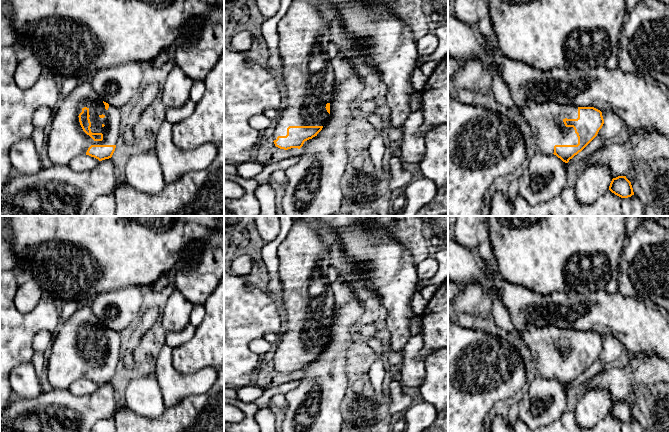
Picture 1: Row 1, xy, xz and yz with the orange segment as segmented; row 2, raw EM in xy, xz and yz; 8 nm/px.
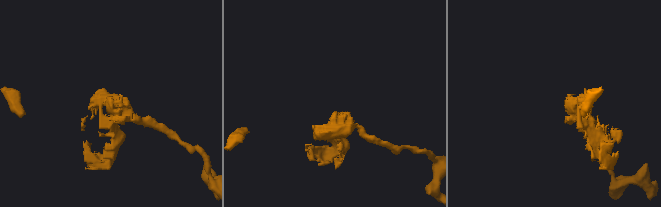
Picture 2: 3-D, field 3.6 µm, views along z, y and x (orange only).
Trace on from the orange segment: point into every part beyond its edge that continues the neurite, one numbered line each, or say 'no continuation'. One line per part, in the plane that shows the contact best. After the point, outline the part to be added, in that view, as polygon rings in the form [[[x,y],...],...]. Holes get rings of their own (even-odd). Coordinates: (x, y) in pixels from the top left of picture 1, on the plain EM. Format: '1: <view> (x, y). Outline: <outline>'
1: xy (66, 363). Outline: [[[90,304],[82,305],[69,319],[61,322],[54,334],[50,355],[46,362],[49,383],[53,389],[68,390],[73,382],[86,378],[91,369],[116,369],[121,361],[121,355],[120,333],[109,329],[109,332],[106,334],[102,323],[93,313]],[[84,331],[89,333],[91,356],[102,357],[102,365],[94,365],[83,355],[78,340]]]

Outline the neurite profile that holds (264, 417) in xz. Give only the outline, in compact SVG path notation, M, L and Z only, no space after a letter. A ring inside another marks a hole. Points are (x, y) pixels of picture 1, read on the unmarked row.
M258 408L255 420L259 425L260 432L276 432L276 420L270 408Z

